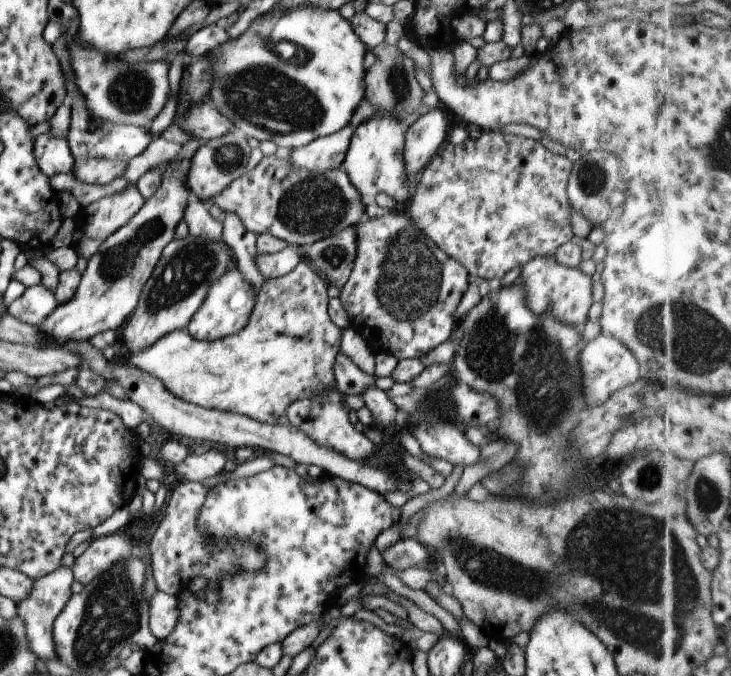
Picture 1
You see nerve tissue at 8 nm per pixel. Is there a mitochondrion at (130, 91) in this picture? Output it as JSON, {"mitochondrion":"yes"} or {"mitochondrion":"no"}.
{"mitochondrion":"yes"}

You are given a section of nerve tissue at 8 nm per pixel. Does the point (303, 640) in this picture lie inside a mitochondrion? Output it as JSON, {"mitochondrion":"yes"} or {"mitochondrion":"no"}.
{"mitochondrion":"no"}

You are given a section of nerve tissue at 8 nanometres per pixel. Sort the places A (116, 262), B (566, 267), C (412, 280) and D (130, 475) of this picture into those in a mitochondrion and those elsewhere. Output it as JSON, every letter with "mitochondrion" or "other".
{"A":"mitochondrion","B":"other","C":"mitochondrion","D":"other"}

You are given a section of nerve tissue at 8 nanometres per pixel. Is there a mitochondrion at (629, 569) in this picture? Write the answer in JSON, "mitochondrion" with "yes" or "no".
{"mitochondrion":"yes"}

